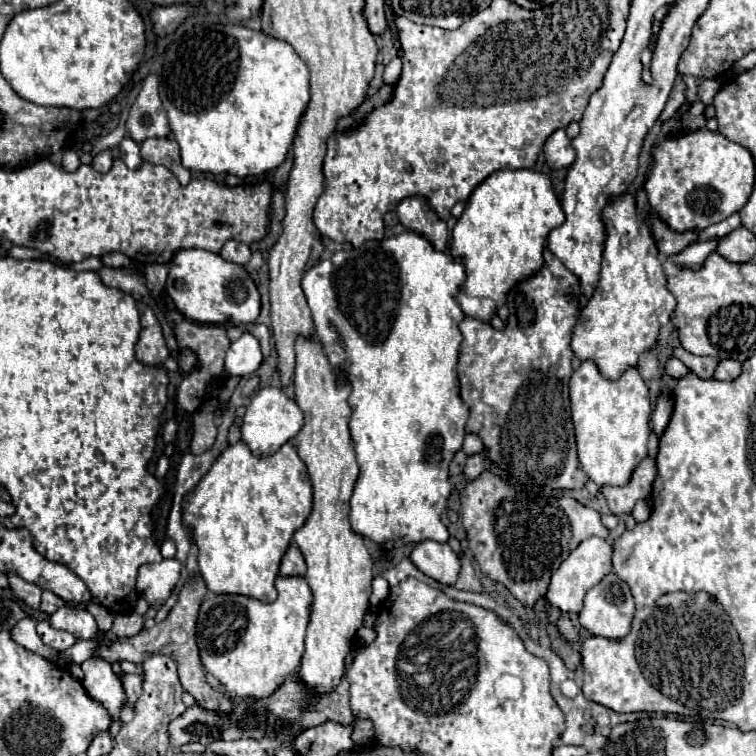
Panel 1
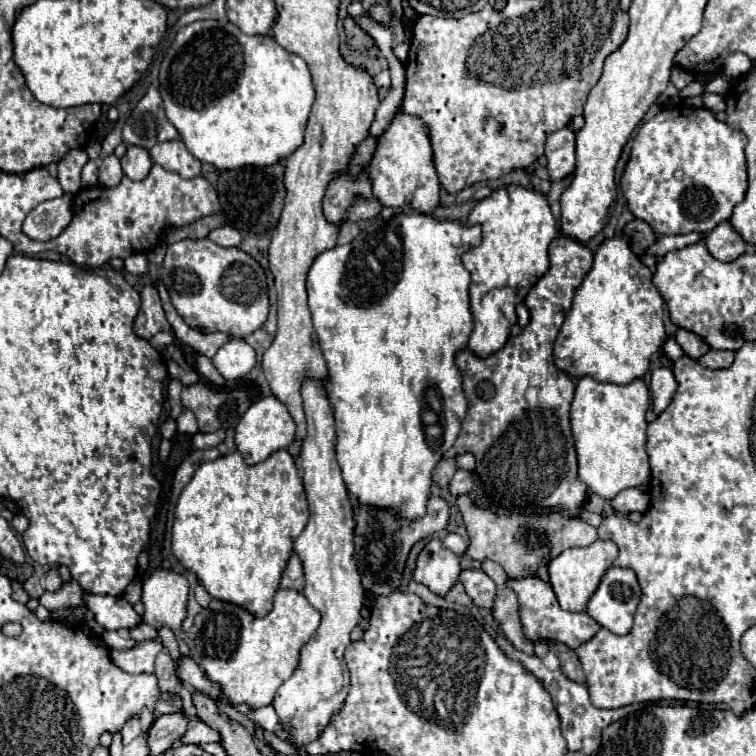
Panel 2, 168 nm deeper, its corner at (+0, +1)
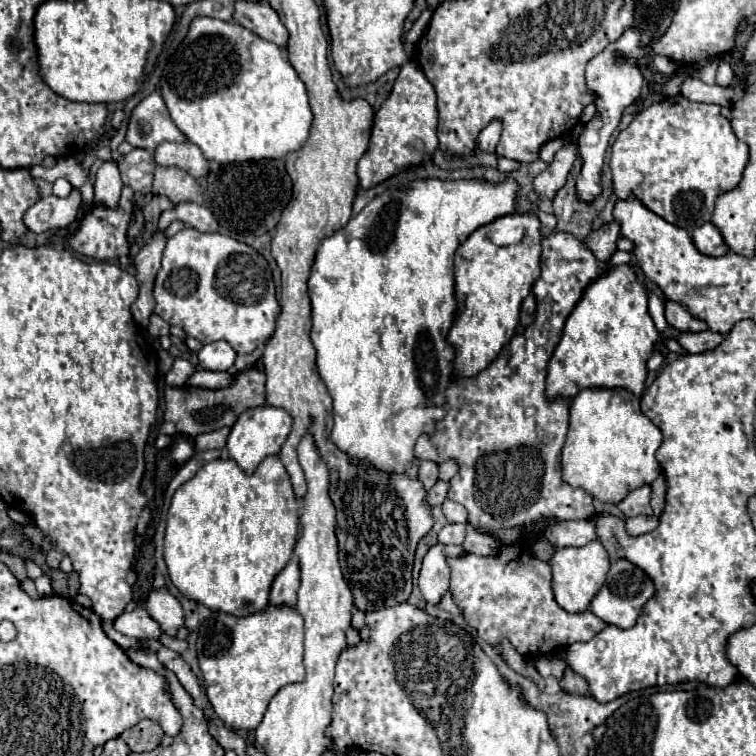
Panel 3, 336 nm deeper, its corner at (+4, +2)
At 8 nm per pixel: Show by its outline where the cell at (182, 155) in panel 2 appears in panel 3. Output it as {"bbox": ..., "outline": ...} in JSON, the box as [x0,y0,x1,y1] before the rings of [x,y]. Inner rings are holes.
{"bbox":[155,141,209,177],"outline":[[[189,141],[183,143],[161,143],[155,149],[155,161],[163,167],[179,167],[193,177],[203,177],[209,171],[209,161],[201,149]]]}

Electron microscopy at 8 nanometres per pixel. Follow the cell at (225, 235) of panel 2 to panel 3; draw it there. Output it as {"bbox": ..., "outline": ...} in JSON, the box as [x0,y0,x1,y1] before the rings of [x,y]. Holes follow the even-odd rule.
{"bbox":[157,203,219,233],"outline":[[[179,203],[177,207],[173,207],[173,211],[165,211],[161,215],[157,227],[165,229],[175,219],[185,221],[187,225],[191,225],[193,229],[197,229],[201,233],[217,233],[219,231],[219,223],[215,219],[215,215],[207,207],[201,207],[197,203]]]}

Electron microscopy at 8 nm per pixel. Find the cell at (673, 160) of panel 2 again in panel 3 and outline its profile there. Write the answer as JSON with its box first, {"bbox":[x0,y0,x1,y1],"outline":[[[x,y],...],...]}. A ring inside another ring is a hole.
{"bbox":[609,95,749,233],"outline":[[[675,95],[641,111],[631,125],[619,133],[609,167],[613,173],[613,189],[619,199],[635,195],[649,211],[663,217],[667,223],[693,233],[703,223],[711,221],[717,197],[737,187],[747,165],[747,157],[749,147],[735,137],[729,121],[721,115],[719,105],[695,103],[683,95]]]}

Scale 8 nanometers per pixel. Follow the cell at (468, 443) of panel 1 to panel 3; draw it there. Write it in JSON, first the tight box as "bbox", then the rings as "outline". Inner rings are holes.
{"bbox":[439,461,459,481],"outline":[[[443,461],[443,463],[439,465],[439,475],[441,475],[441,479],[445,479],[445,481],[449,481],[453,475],[457,475],[457,471],[459,471],[459,465],[457,465],[455,461]]]}

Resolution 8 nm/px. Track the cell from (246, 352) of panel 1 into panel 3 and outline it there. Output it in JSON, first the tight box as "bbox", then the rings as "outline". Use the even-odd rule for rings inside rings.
{"bbox":[197,341,237,371],"outline":[[[215,341],[209,345],[203,345],[203,349],[197,353],[201,367],[209,371],[227,371],[233,367],[237,353],[227,341]]]}

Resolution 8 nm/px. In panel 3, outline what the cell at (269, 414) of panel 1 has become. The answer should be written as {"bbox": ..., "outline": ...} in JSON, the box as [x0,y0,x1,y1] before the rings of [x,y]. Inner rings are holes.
{"bbox":[227,405,291,473],"outline":[[[261,405],[257,409],[247,409],[245,413],[241,413],[241,417],[237,417],[235,425],[231,427],[231,433],[229,433],[229,439],[227,439],[229,457],[235,459],[237,465],[245,473],[253,473],[257,469],[257,465],[267,455],[279,453],[279,449],[285,443],[289,431],[291,431],[291,415],[285,409],[271,407],[271,405]]]}

